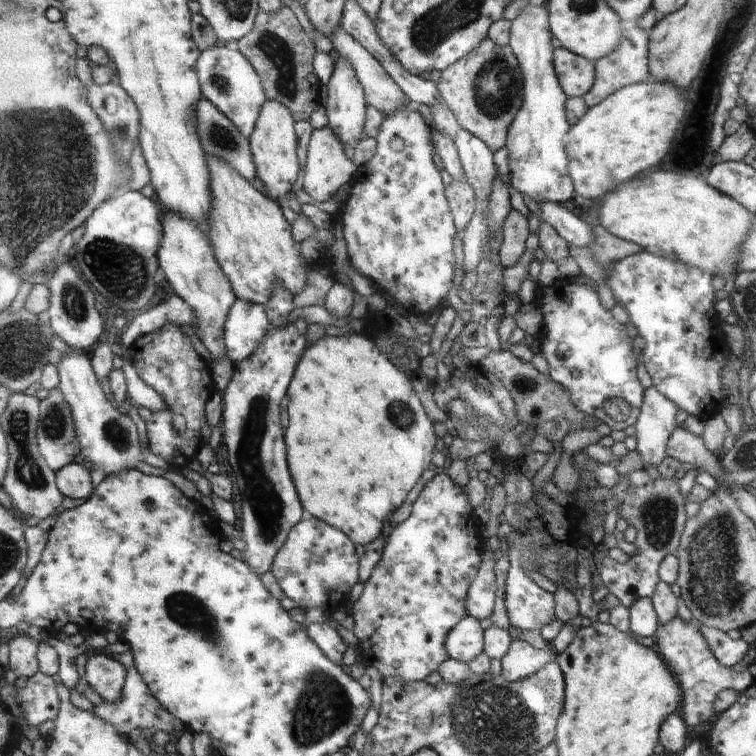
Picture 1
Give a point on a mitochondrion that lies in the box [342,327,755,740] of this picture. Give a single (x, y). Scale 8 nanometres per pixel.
(717, 578)

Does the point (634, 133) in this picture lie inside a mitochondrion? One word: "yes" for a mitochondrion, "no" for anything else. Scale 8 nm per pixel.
no

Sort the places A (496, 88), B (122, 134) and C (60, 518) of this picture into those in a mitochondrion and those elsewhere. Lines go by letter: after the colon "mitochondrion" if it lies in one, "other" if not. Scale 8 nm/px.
A: mitochondrion
B: mitochondrion
C: other

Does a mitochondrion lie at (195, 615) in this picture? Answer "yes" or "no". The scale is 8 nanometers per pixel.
yes

